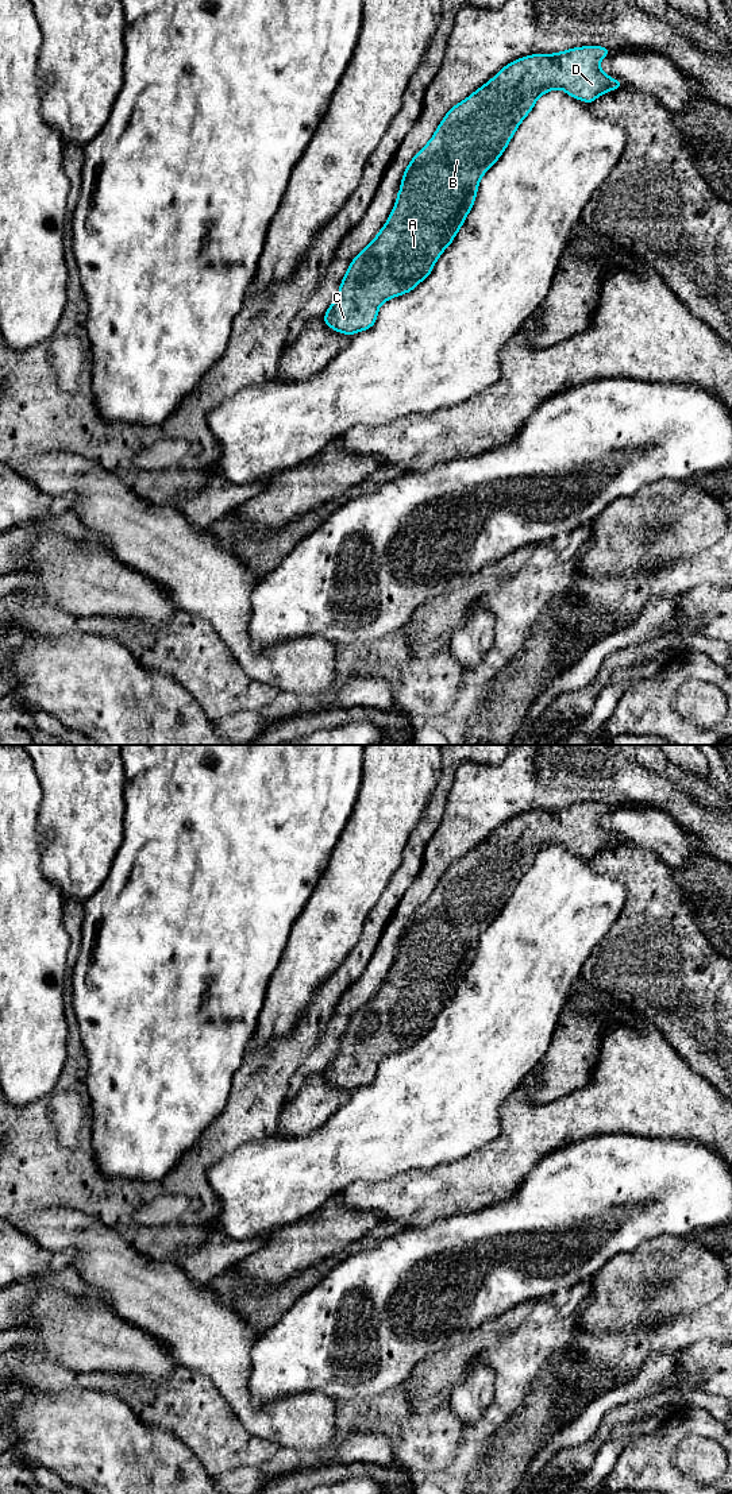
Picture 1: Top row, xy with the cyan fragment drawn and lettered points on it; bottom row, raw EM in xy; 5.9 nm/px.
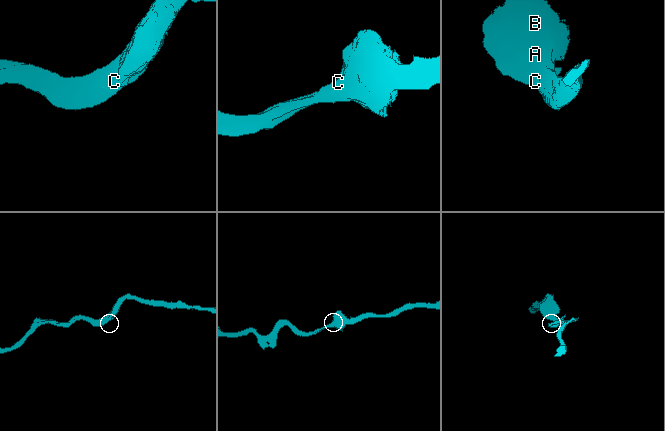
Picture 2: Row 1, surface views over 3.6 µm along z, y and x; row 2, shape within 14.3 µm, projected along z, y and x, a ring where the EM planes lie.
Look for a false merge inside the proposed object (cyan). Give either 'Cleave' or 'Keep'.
Keep

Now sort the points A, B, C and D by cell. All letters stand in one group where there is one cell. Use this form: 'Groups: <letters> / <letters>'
Groups: A B C D

